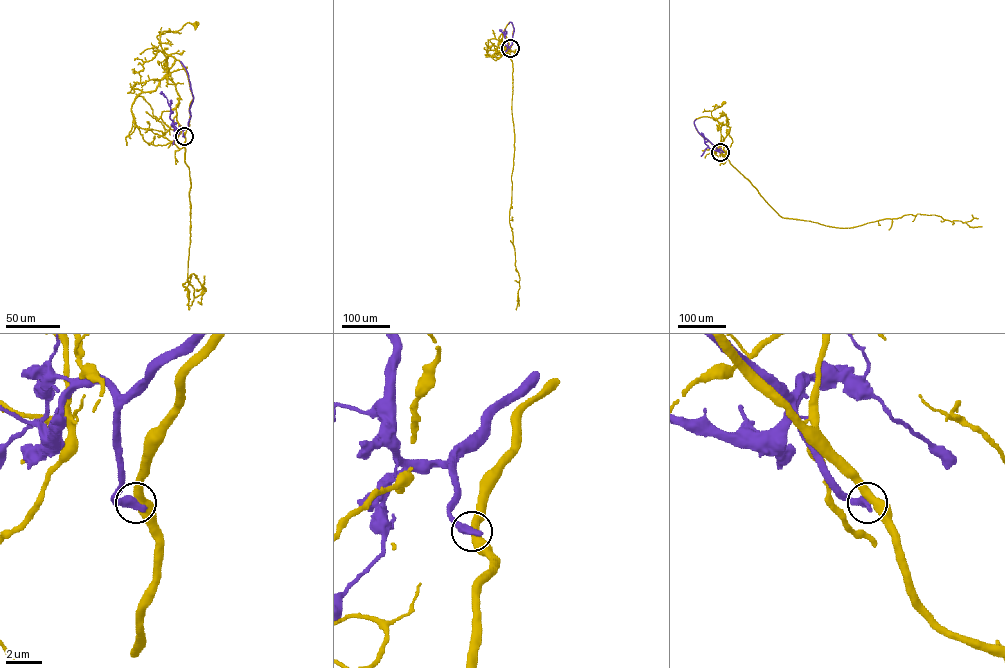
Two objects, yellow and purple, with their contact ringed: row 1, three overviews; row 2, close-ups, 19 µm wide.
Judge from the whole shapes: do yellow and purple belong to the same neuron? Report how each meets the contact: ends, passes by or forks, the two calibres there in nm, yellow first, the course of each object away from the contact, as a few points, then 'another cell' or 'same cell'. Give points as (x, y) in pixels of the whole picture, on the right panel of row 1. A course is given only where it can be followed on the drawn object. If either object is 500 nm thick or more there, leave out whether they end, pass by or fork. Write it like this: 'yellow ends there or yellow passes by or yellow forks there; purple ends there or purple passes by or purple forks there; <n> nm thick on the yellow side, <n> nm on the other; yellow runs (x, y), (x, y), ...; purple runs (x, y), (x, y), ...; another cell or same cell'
480 nm thick on the yellow side, 500 nm on the other; yellow runs (720, 152), (699, 134), (694, 122), (702, 117), (712, 117), (711, 111), (724, 102); purple runs (720, 152), (697, 131), (694, 122), (696, 119); another cell

